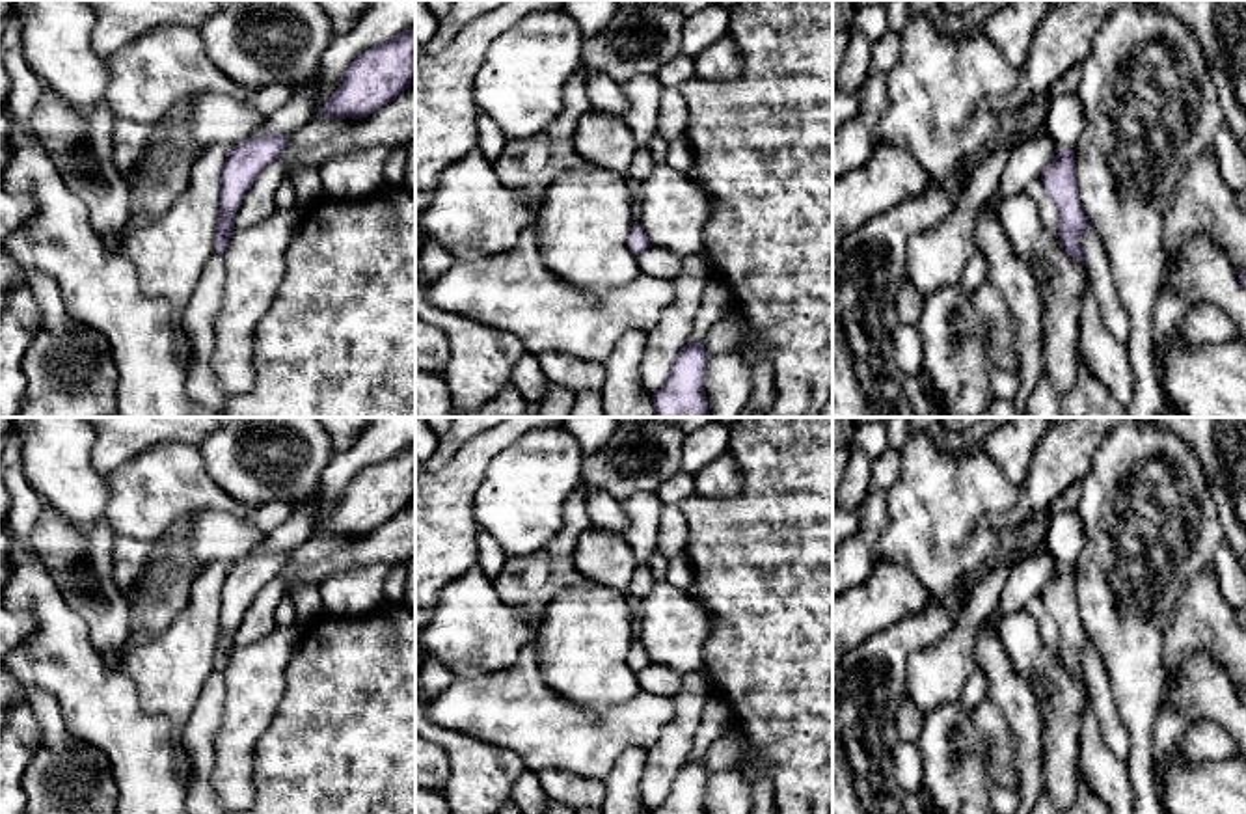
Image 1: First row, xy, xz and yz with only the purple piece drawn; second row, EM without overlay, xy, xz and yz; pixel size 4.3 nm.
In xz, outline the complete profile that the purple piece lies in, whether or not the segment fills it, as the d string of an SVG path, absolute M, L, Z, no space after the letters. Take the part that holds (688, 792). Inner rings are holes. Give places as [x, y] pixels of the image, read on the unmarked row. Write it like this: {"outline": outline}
{"outline": "M702 758L687 760L678 769L665 803L652 814L706 814L708 775Z"}

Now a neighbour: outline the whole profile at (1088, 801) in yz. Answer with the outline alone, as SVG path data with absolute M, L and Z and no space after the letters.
M1080 779L1078 799L1062 814L1112 814L1106 803Z

